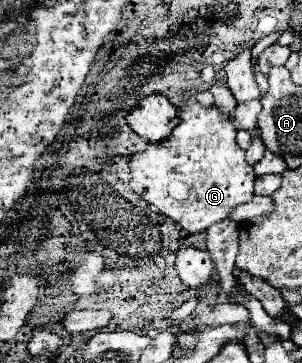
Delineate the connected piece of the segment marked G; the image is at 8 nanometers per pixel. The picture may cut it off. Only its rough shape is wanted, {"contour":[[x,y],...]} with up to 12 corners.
{"contour":[[217,106],[129,158],[133,192],[187,232],[253,198]]}

